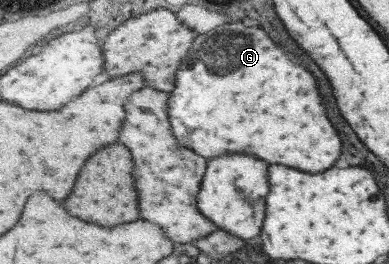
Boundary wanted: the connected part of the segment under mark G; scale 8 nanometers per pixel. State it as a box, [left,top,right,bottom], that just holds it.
[168,22,343,173]

